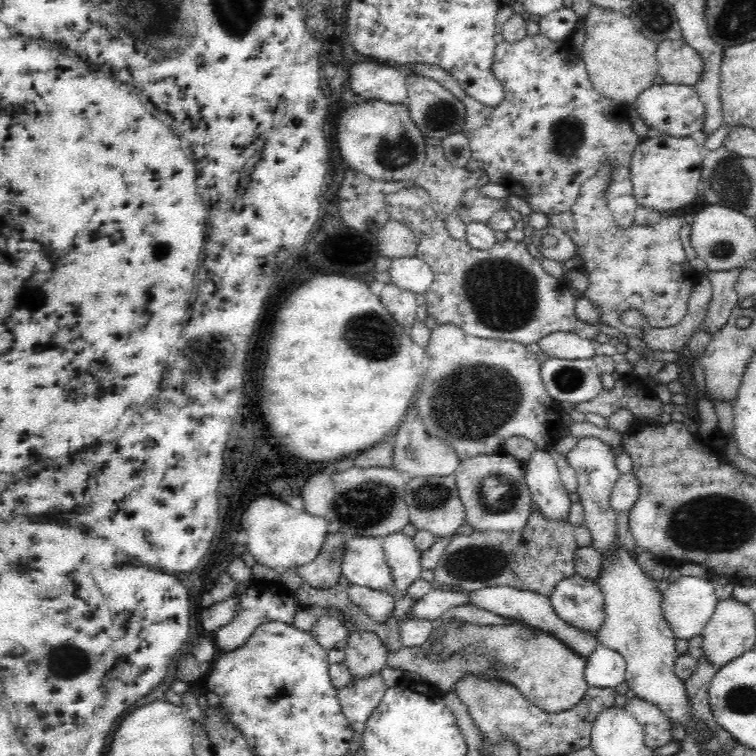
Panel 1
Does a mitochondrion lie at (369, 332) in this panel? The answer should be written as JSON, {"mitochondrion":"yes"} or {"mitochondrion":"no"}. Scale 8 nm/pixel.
{"mitochondrion":"yes"}

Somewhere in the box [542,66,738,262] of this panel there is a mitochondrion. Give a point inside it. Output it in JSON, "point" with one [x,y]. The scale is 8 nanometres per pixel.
{"point":[567,134]}

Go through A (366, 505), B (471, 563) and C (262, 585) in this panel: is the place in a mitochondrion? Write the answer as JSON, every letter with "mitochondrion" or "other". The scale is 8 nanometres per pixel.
{"A":"mitochondrion","B":"mitochondrion","C":"other"}

